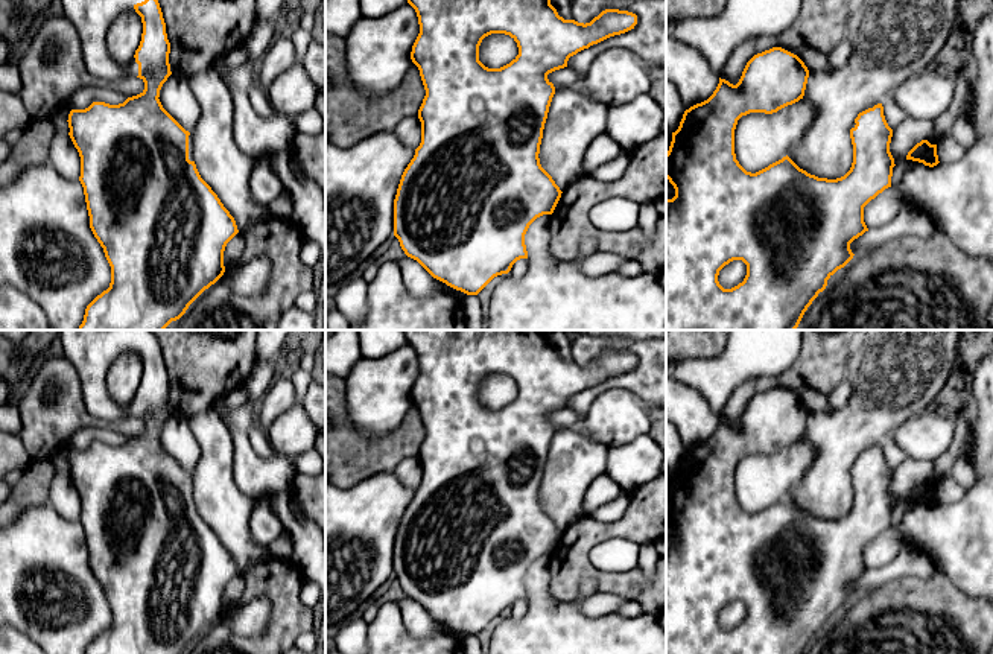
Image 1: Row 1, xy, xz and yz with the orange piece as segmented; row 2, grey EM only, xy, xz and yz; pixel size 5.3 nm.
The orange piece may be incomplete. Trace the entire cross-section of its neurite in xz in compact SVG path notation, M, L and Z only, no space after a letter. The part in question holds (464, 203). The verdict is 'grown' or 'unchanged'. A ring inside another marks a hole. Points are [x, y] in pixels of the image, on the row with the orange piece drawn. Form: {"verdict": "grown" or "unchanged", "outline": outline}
{"verdict": "unchanged", "outline": "M408 0L408 3L415 9L420 24L411 59L420 70L426 96L418 110L421 143L401 175L394 199L394 236L398 239L404 254L417 260L433 278L467 295L477 295L494 277L508 274L517 260L528 259L525 234L529 225L543 214L552 214L563 193L552 176L541 167L538 158L544 123L555 94L555 87L547 79L547 75L567 67L569 58L578 52L634 29L637 15L628 11L605 9L584 24L560 17L550 0ZM491 33L509 35L519 47L519 55L500 68L488 68L479 61L479 46Z"}

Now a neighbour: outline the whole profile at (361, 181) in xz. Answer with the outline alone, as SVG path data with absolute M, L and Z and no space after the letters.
M394 131L373 134L348 148L325 141L325 286L347 281L383 242L394 236L394 199L414 155L415 149L403 144Z

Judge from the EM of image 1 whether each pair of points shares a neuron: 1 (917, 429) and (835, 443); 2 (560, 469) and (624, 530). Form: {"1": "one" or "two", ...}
{"1": "two", "2": "two"}

